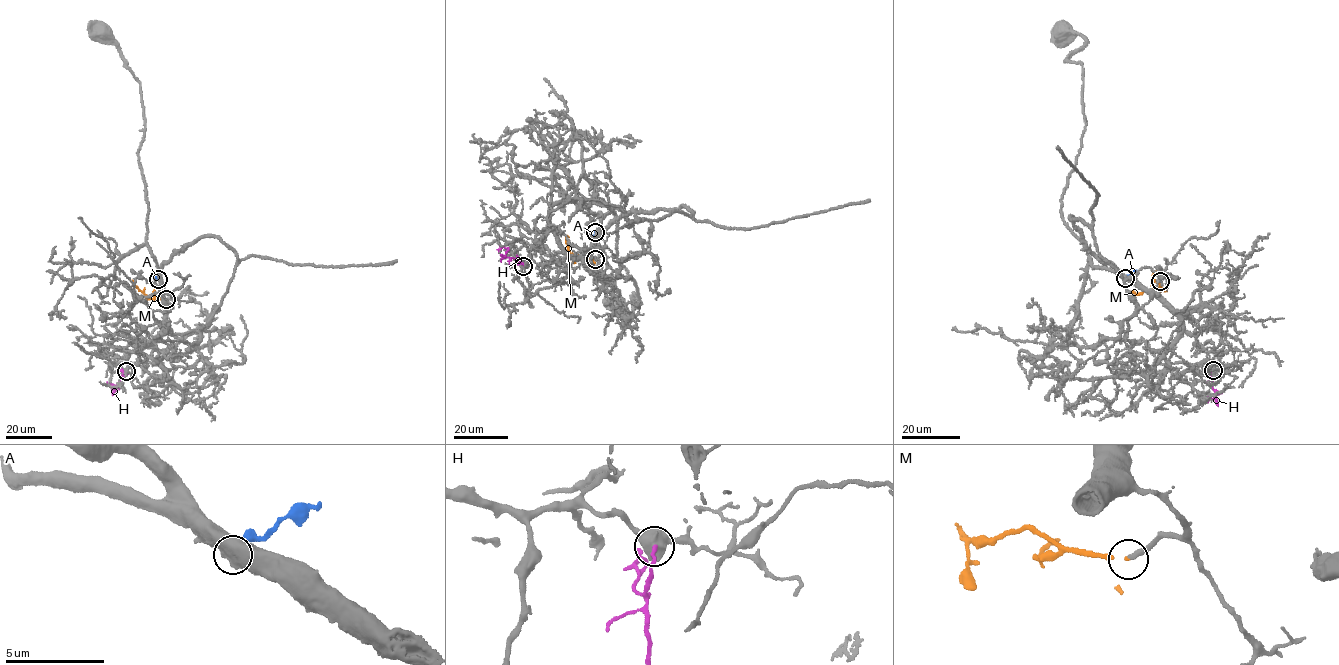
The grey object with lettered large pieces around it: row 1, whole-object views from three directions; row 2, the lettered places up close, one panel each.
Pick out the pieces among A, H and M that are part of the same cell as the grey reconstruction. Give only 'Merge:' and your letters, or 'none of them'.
Merge: M

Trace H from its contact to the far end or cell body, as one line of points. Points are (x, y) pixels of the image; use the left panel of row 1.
H: (126, 371), (115, 388), (116, 385), (107, 382)

